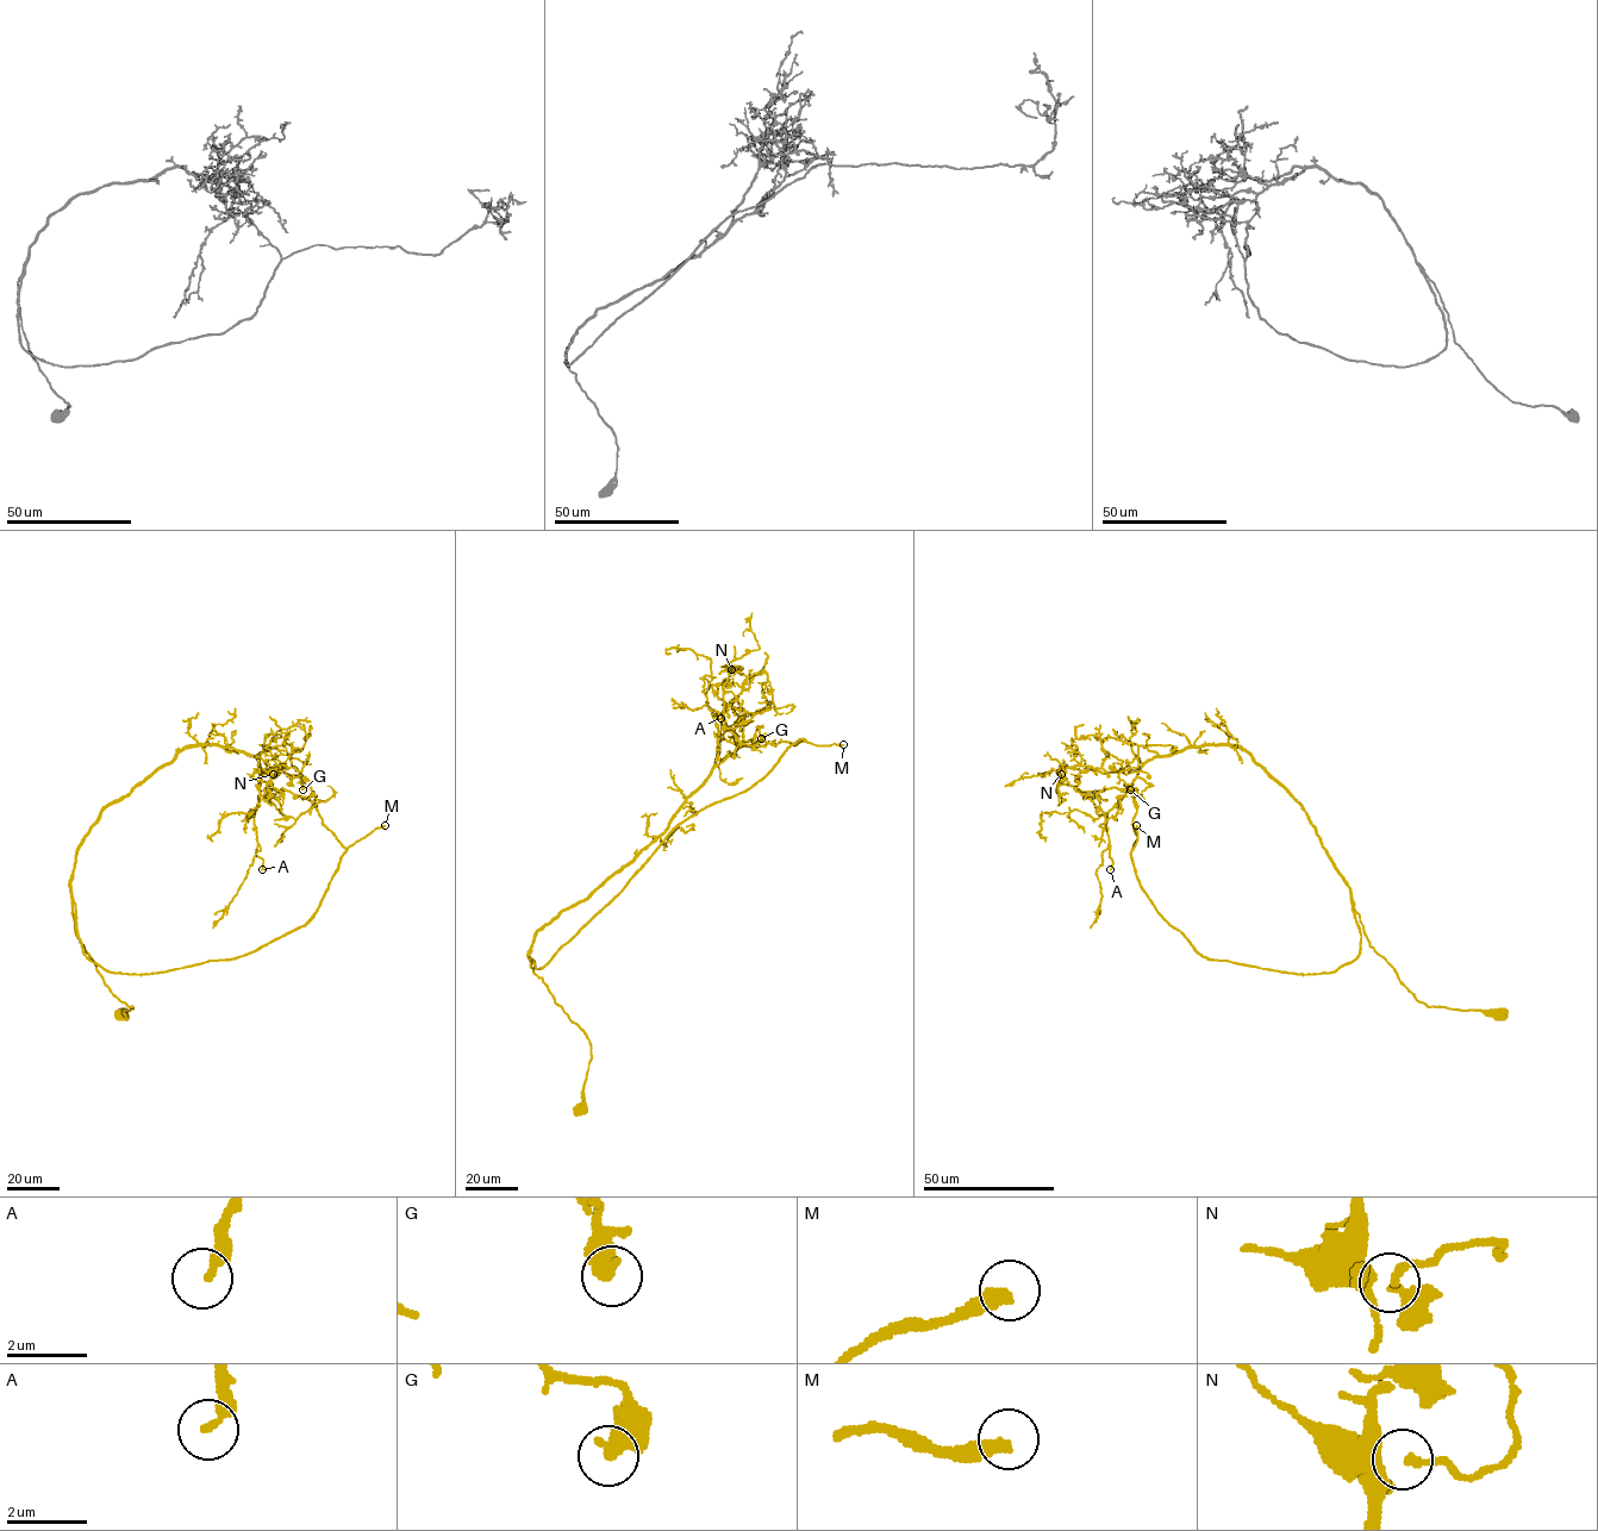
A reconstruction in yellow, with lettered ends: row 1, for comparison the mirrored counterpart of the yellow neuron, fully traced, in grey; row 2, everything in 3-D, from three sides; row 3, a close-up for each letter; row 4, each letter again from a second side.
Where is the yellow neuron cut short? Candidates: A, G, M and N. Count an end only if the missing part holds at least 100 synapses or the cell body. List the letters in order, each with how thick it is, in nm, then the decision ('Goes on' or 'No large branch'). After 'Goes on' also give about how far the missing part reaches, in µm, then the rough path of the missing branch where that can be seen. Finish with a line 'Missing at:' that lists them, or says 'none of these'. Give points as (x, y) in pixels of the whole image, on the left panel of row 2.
A: Thickness 260 nm. No large branch
G: Thickness 550 nm. No large branch
M: Thickness 320 nm. Goes on. Missing length about 150 µm
N: Thickness 200 nm. No large branch
Missing at: M

